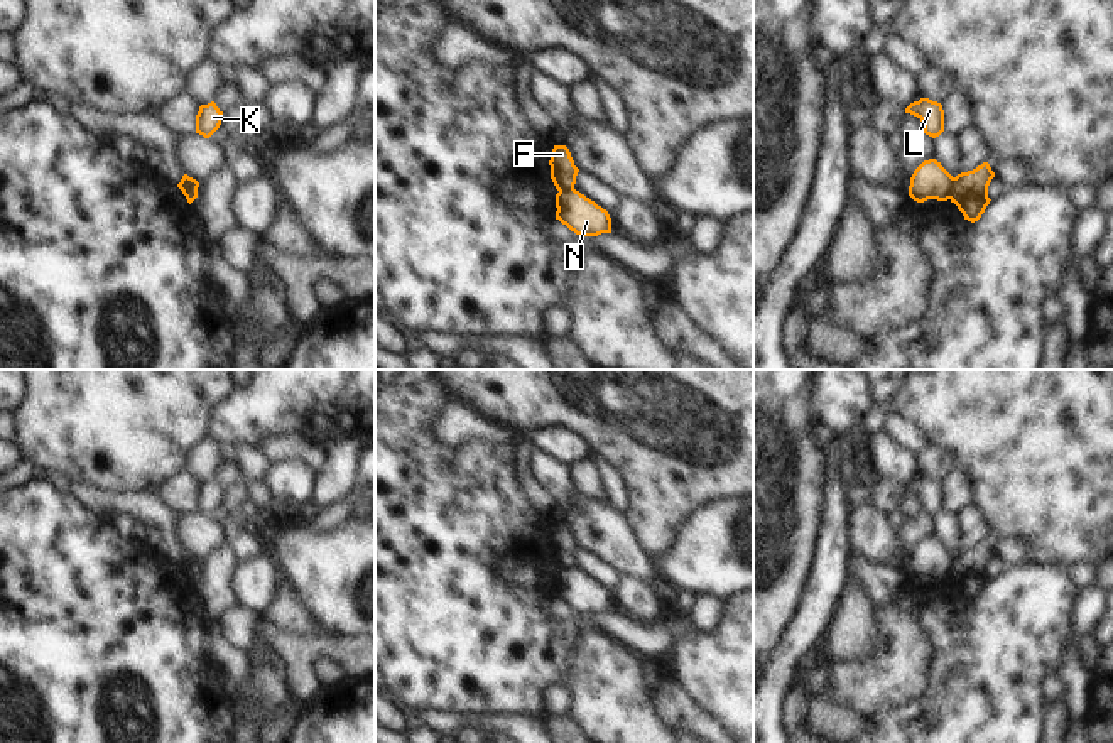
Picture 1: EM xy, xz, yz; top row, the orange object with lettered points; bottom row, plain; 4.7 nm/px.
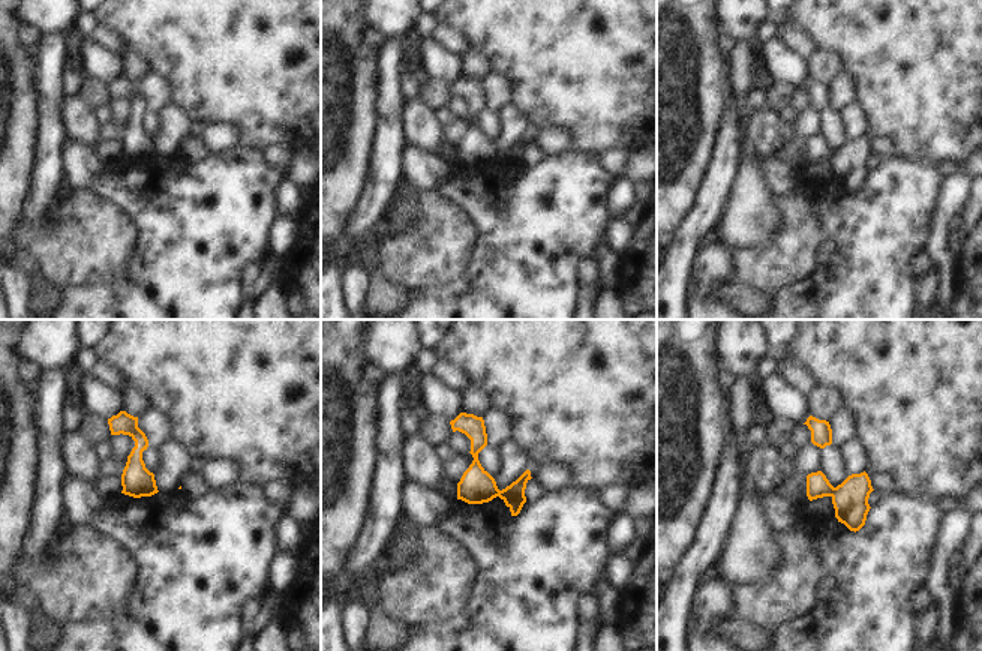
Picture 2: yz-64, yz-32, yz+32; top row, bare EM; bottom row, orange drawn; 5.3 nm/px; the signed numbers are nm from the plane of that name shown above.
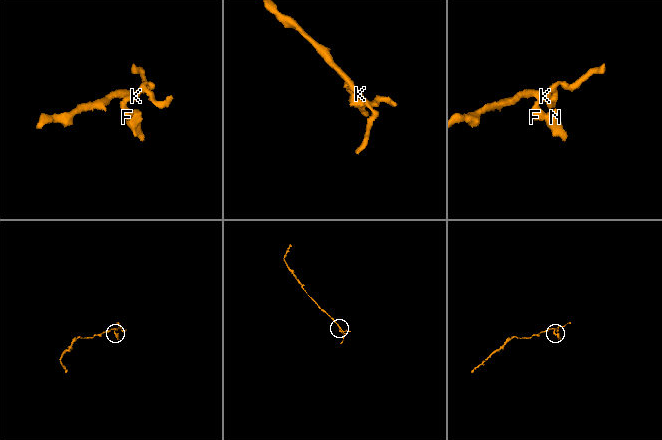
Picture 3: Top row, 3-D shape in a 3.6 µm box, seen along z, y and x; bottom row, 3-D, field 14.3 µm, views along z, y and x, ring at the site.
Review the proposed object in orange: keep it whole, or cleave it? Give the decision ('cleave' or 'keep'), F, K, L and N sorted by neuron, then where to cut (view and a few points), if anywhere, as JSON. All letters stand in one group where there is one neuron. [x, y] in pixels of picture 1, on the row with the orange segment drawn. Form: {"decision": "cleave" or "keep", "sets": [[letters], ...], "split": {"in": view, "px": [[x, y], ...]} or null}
{"decision": "cleave", "sets": [["F", "K", "L"], ["N"]], "split": {"in": "yz", "px": [[955, 178], [948, 198]]}}

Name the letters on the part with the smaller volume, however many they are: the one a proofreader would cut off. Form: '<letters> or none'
N

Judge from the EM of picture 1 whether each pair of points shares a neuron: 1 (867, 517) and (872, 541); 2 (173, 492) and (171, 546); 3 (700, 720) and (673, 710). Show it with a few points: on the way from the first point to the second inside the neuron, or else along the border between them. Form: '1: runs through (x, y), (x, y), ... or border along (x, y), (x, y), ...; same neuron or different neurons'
1: runs through (867, 522), (872, 536); same neuron
2: border along (152, 490), (176, 515); different neurons
3: runs through (693, 718), (679, 711); same neuron

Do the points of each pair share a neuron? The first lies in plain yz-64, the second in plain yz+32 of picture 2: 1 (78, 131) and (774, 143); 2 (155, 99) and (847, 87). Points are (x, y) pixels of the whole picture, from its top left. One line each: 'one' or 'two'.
1: one
2: one

